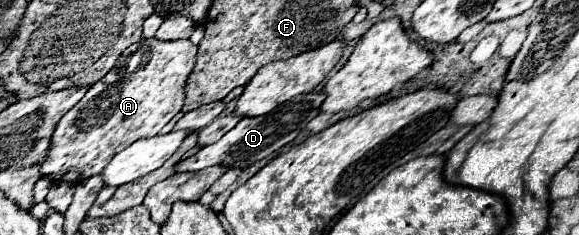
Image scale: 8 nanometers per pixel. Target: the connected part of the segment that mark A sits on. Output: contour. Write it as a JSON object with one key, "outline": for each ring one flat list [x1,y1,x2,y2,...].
{"outline":[[144,38,138,44,132,44,122,52,116,66,100,80,96,86,92,86,86,96,62,116,58,122,50,150,40,166,42,176,48,176,52,180,64,180,78,184,90,176,102,174,106,164,124,148,134,144,140,138,156,136,184,106,184,84,188,74,194,68,198,46,190,40,178,40,178,42,162,42,158,38]]}

